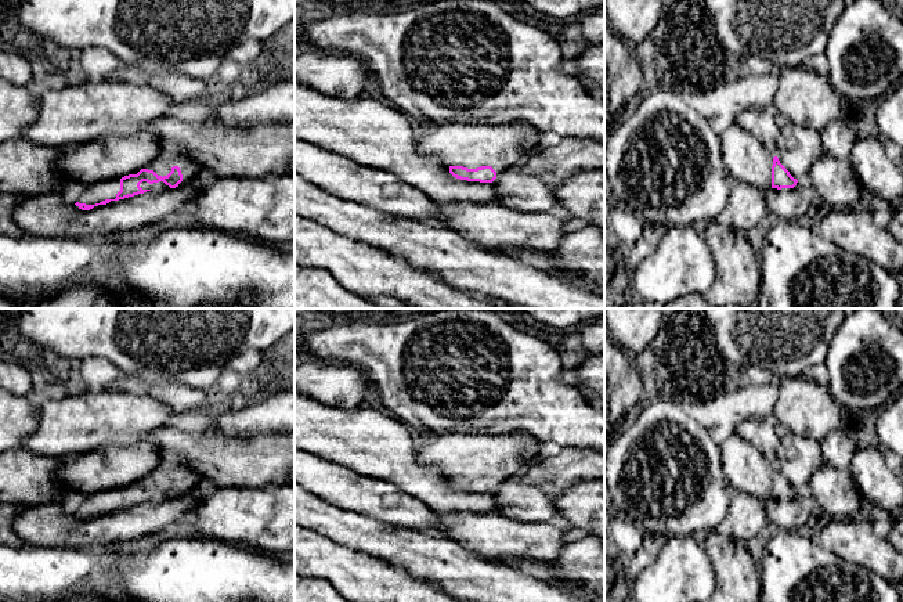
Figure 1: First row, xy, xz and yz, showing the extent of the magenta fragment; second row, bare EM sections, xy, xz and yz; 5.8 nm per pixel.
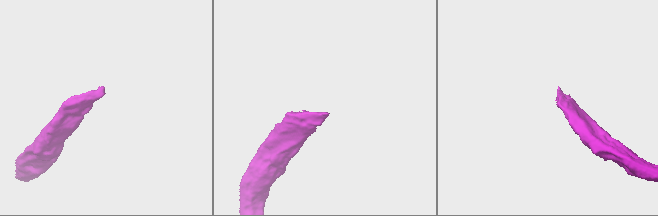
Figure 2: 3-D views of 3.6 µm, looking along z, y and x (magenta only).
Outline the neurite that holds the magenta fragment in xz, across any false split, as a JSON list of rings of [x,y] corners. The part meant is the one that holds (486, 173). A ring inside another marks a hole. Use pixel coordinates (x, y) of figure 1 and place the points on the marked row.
[[[527,122],[509,123],[441,123],[416,141],[420,154],[436,155],[460,180],[492,183],[502,170],[516,167],[525,152],[538,145],[542,133]]]

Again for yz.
[[[736,122],[719,136],[722,161],[734,181],[770,188],[794,188],[798,183],[762,144]]]

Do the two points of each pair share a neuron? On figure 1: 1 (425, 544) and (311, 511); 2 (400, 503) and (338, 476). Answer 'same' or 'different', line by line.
1: same
2: same

